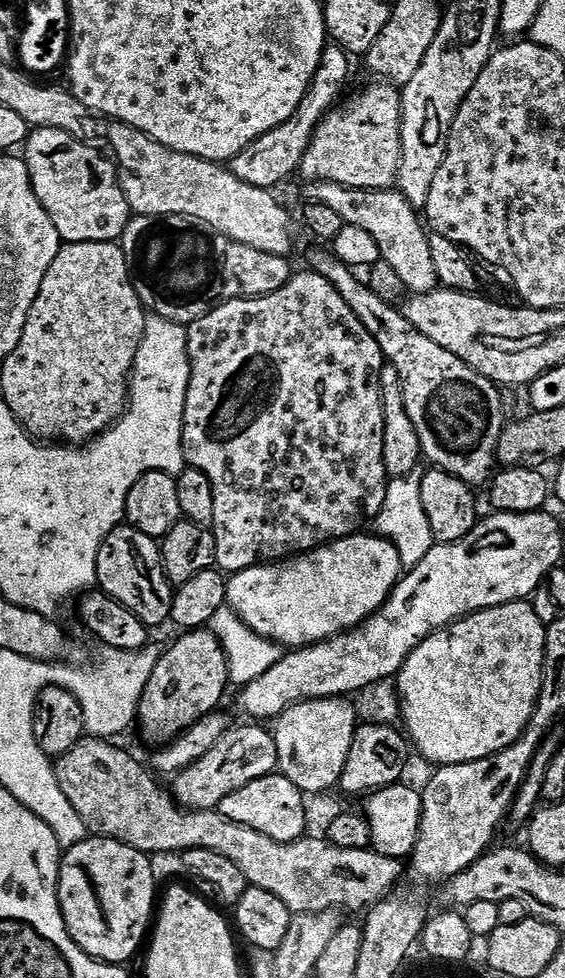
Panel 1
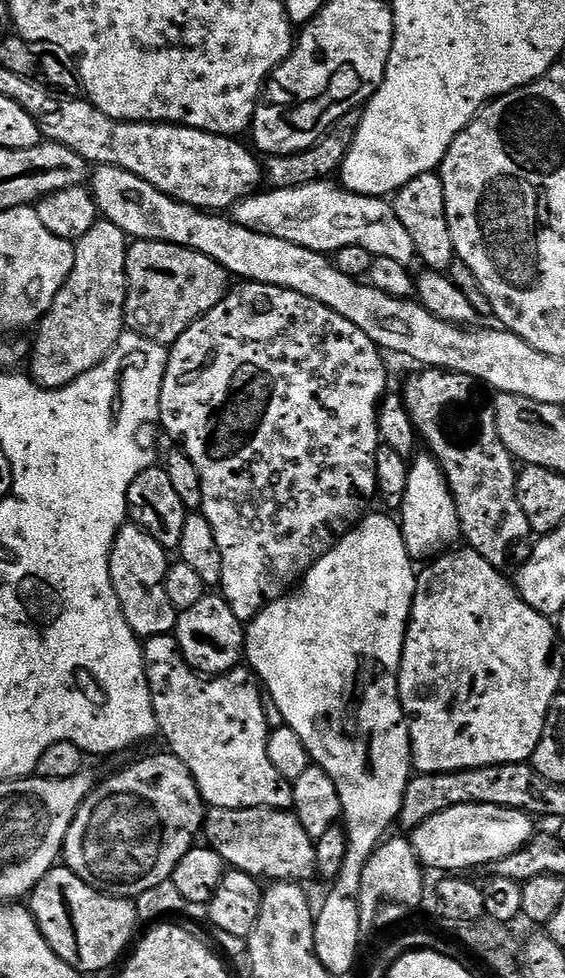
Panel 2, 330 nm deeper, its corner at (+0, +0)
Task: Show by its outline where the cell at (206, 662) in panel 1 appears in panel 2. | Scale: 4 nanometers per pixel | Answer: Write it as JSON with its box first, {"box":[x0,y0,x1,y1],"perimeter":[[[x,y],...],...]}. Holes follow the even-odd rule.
{"box":[174,594,245,677],"perimeter":[[[206,594],[202,602],[190,606],[190,610],[179,613],[176,618],[174,633],[180,653],[184,660],[195,672],[205,677],[223,676],[241,663],[244,656],[245,625],[238,618],[234,618],[234,610],[230,610],[228,601],[223,595]]]}

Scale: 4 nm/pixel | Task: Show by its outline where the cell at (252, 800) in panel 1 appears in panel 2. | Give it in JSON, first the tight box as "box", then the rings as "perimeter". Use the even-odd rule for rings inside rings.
{"box":[142,634,292,810],"perimeter":[[[172,634],[149,636],[142,647],[159,735],[164,735],[167,751],[190,770],[205,805],[226,810],[291,809],[292,781],[282,778],[270,762],[265,697],[255,675],[237,666],[223,676],[202,679],[184,660]]]}

